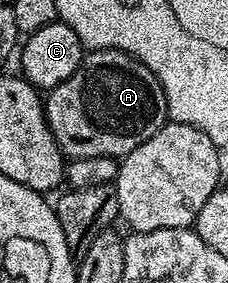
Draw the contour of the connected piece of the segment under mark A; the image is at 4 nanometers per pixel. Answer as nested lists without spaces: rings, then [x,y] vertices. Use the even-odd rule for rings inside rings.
[[[94,49],[84,54],[79,68],[63,83],[48,90],[44,98],[45,118],[51,135],[66,158],[126,157],[139,143],[151,139],[169,121],[167,95],[157,76],[130,53],[118,49]]]

